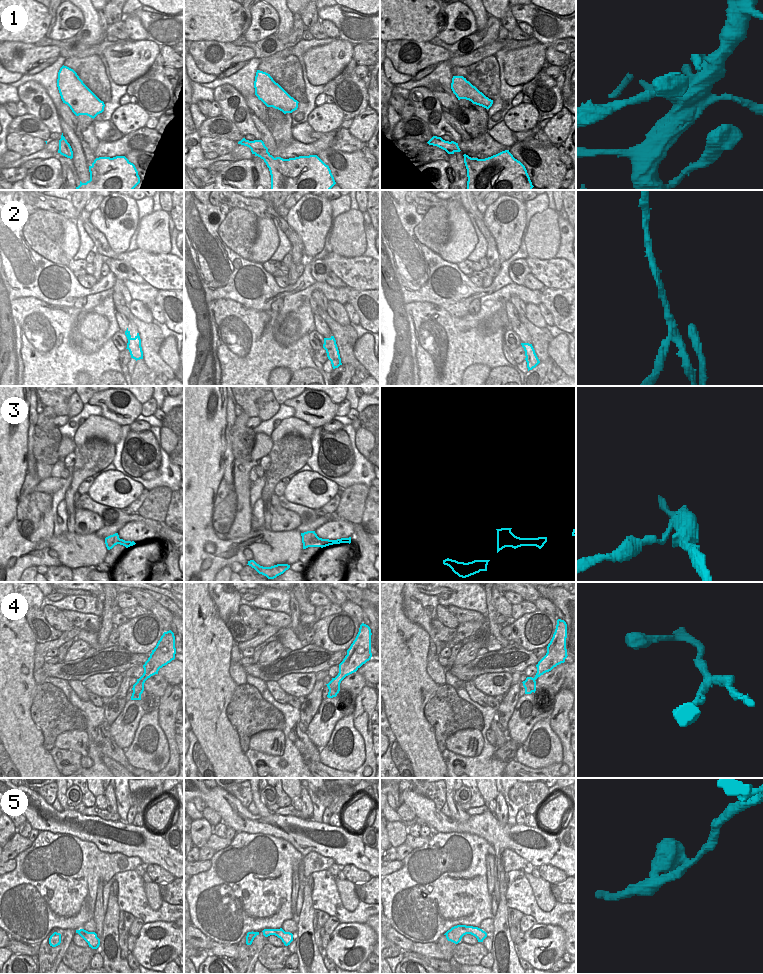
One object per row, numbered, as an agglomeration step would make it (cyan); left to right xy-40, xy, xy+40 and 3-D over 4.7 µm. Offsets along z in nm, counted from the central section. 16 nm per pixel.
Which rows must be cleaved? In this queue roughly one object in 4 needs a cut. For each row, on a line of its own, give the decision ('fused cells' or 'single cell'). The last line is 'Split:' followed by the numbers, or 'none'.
1: fused cells
2: fused cells
3: fused cells
4: single cell
5: single cell
Split: 1, 2, 3

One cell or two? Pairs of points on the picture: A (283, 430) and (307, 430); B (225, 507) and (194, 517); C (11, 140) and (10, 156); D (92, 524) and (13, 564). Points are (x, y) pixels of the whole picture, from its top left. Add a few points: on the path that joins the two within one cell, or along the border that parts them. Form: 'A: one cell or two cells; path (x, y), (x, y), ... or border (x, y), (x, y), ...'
A: one cell; path (289, 429), (301, 429)
B: two cells; border (214, 507), (212, 516)
C: two cells; border (10, 150), (22, 156)
D: two cells; border (75, 532), (79, 534), (94, 533)

